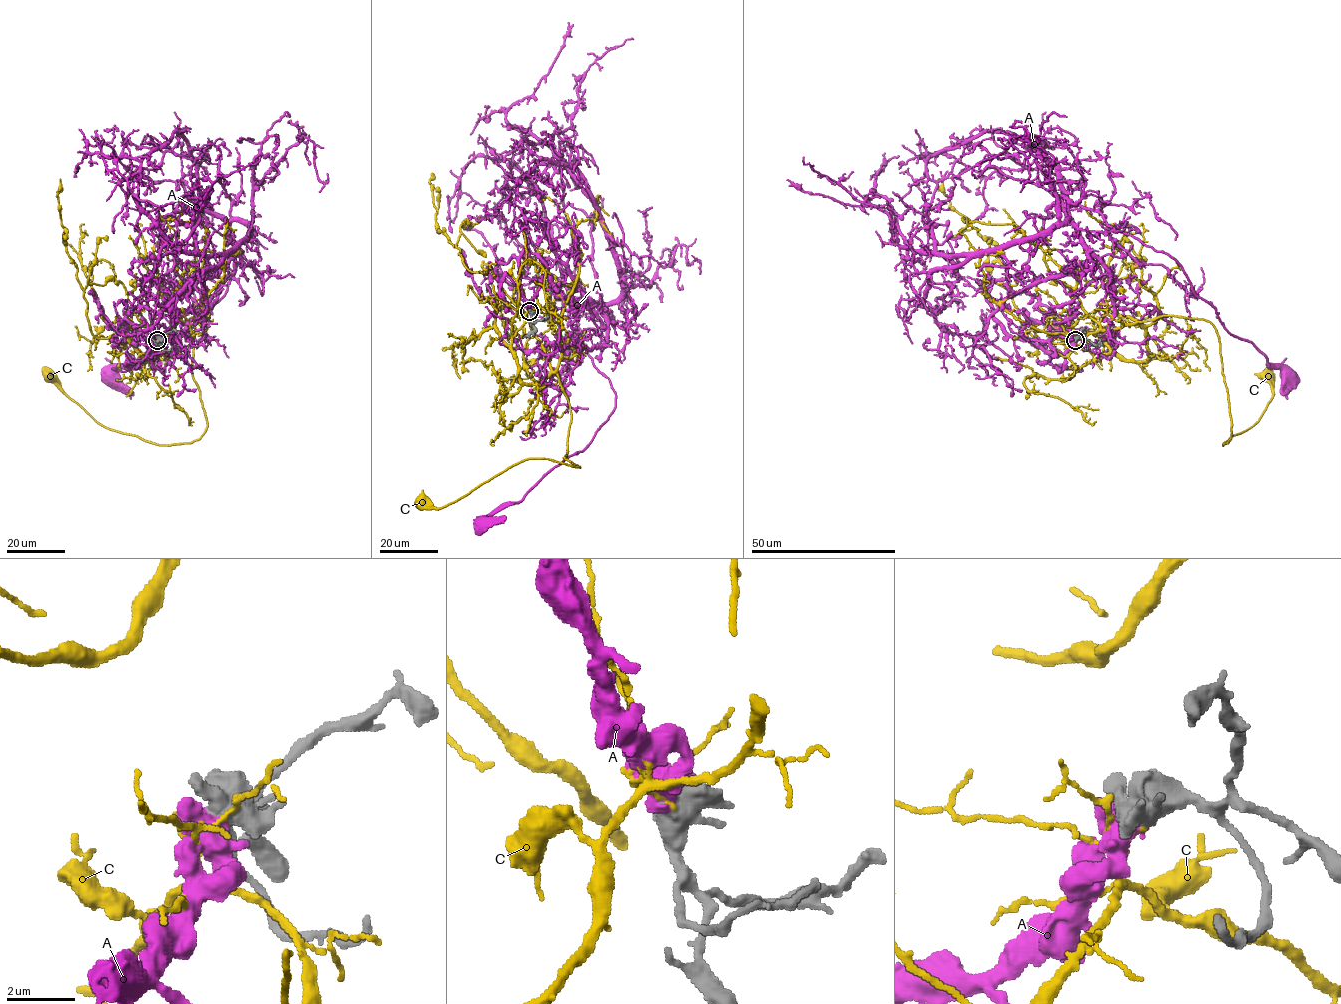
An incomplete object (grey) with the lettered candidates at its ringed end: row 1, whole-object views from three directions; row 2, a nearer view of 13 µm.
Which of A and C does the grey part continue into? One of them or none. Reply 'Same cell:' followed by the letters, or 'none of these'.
Same cell: A

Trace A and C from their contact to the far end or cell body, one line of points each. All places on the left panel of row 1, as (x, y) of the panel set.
A: (157, 340), (149, 352), (148, 289), (174, 262), (160, 220), (188, 195), (242, 258), (186, 332), (108, 378)
C: (158, 340), (145, 361), (199, 317), (207, 429), (190, 442), (109, 429), (49, 375)

